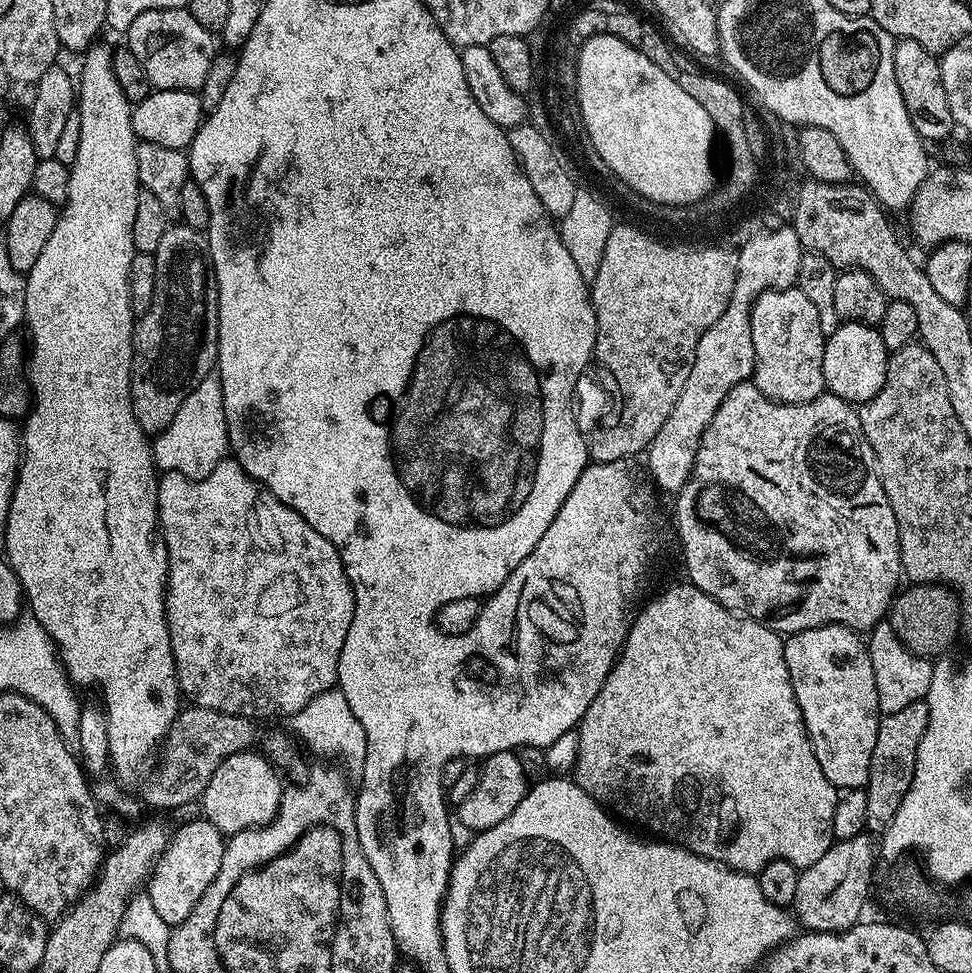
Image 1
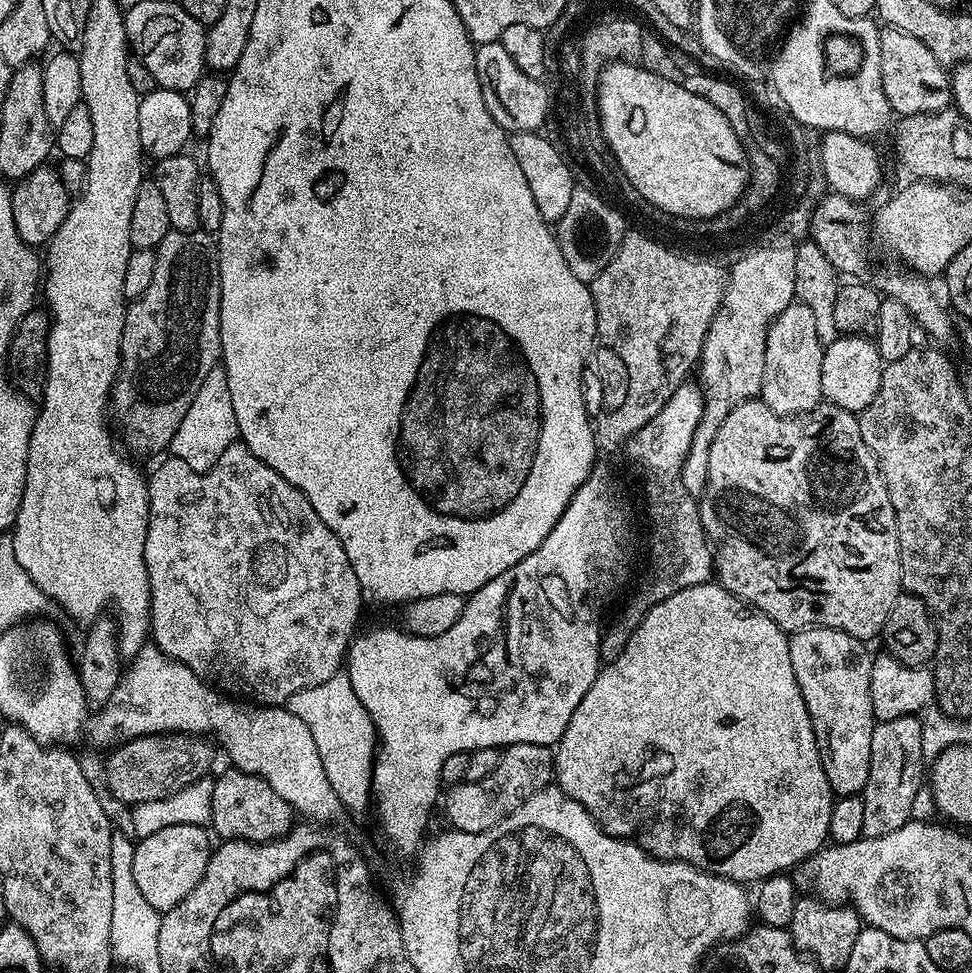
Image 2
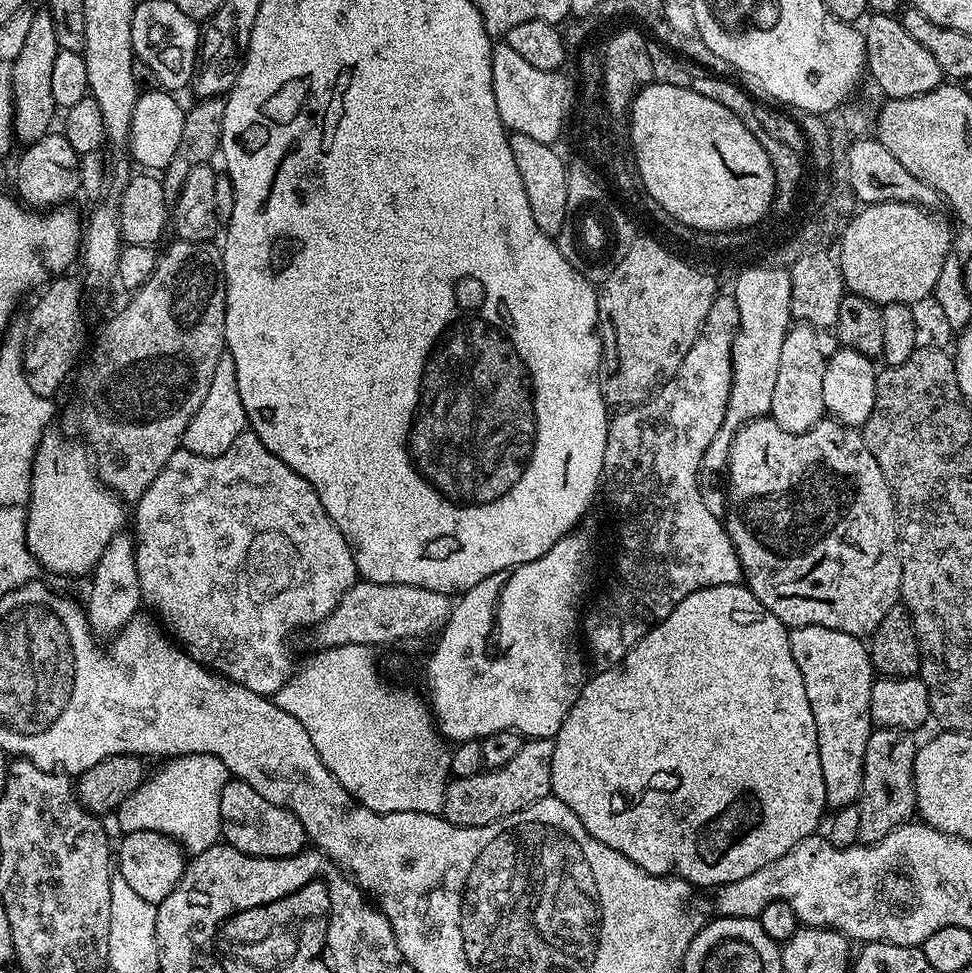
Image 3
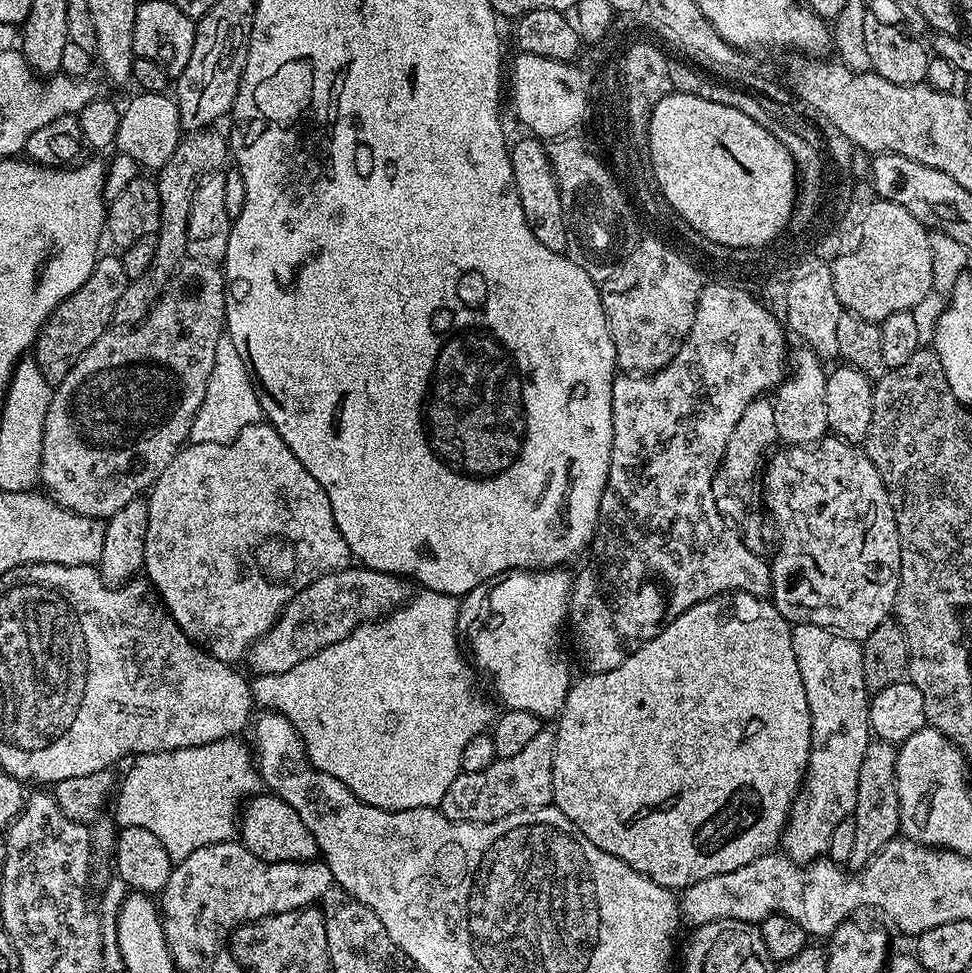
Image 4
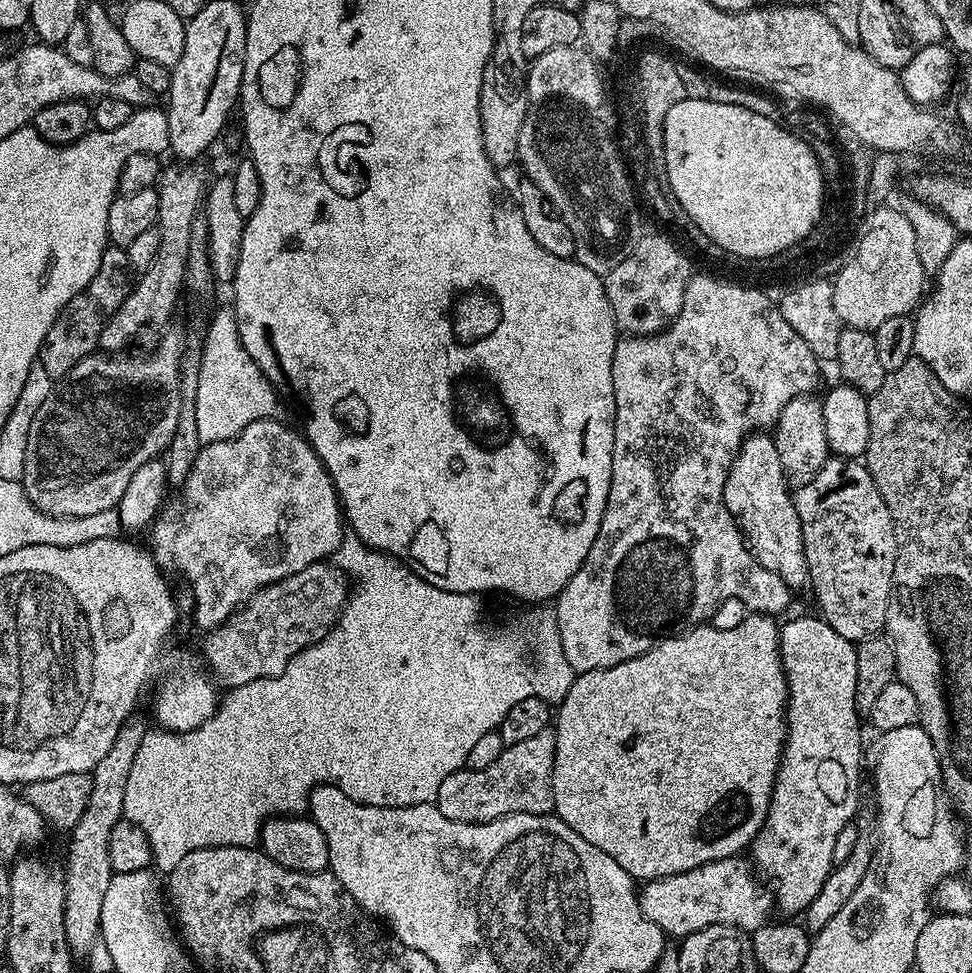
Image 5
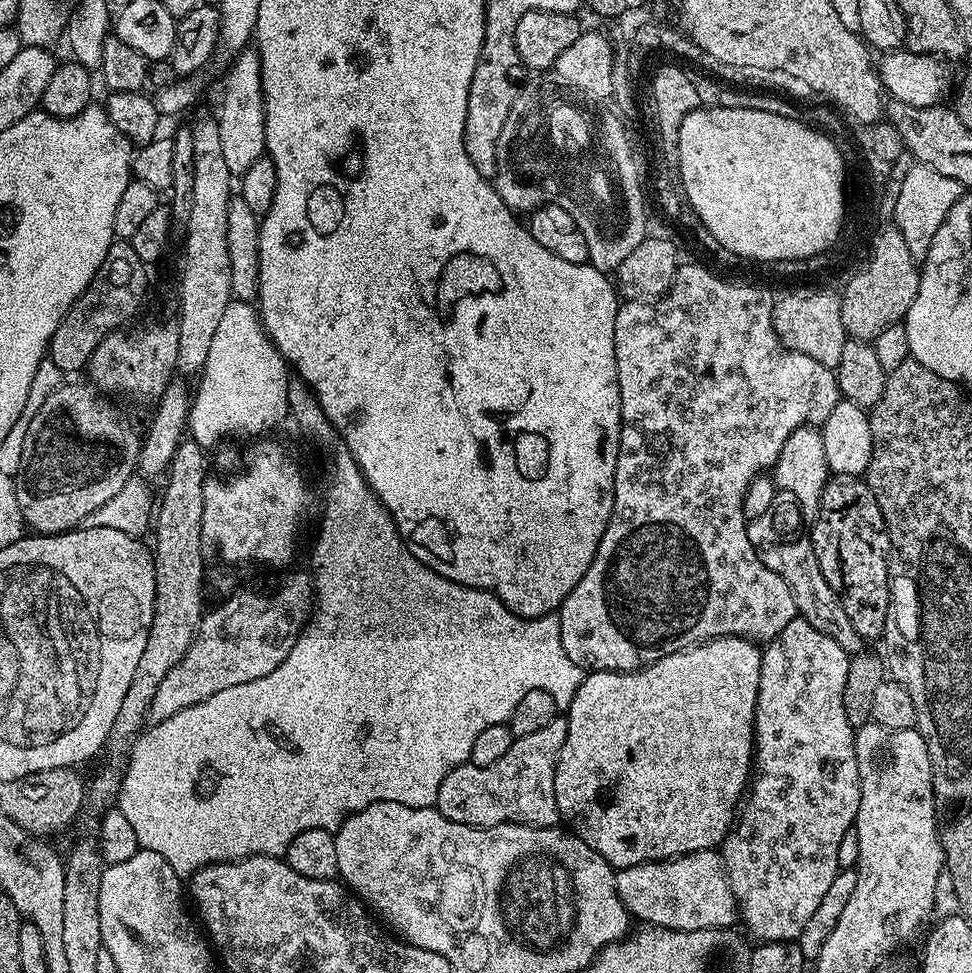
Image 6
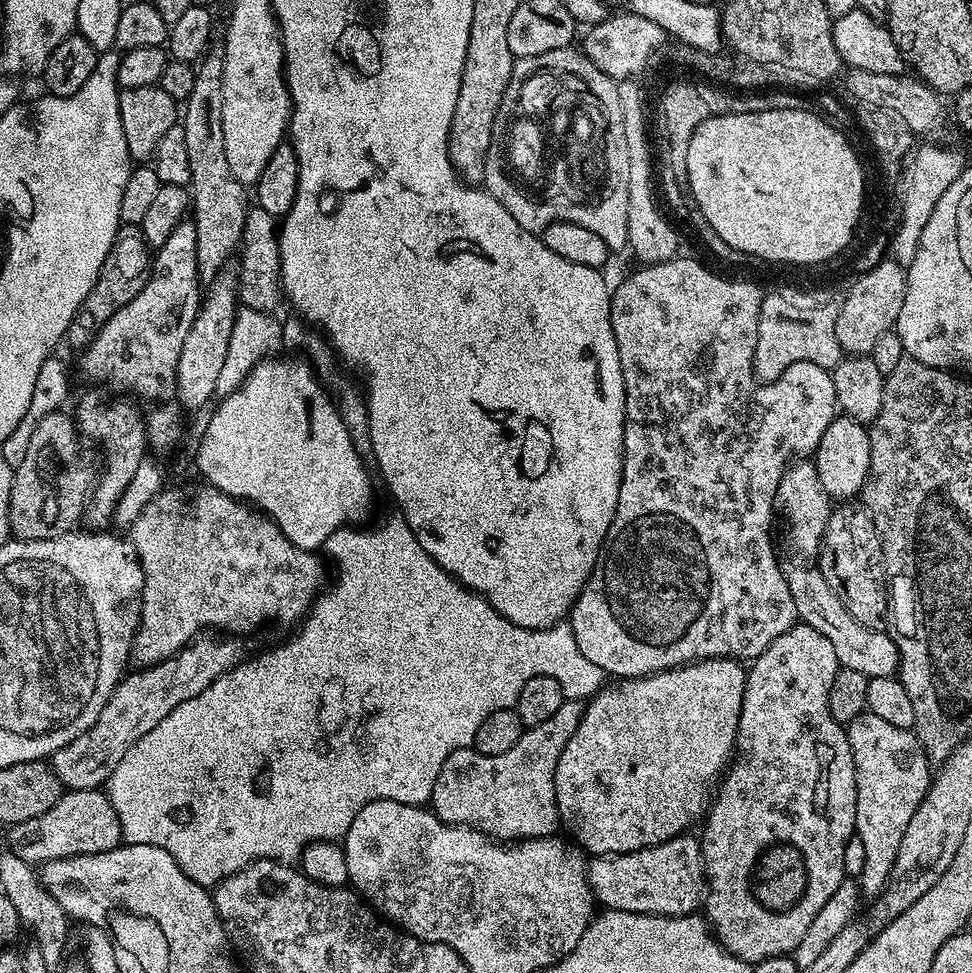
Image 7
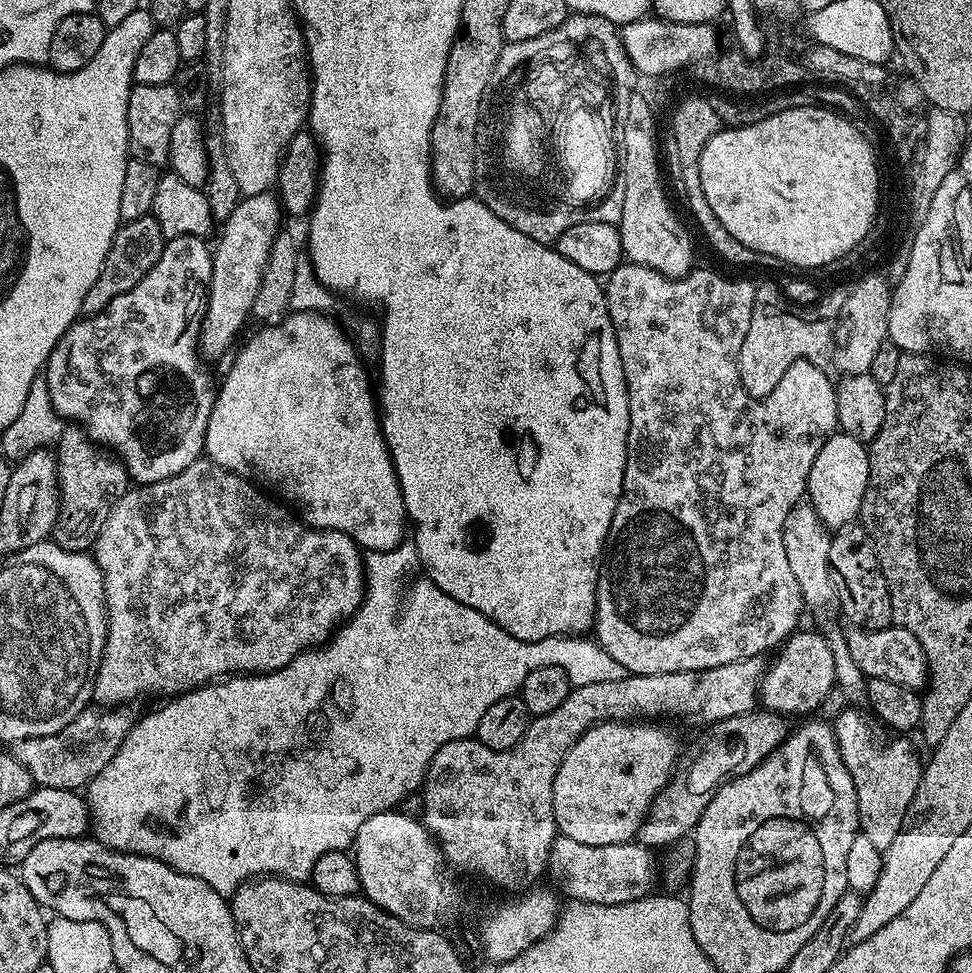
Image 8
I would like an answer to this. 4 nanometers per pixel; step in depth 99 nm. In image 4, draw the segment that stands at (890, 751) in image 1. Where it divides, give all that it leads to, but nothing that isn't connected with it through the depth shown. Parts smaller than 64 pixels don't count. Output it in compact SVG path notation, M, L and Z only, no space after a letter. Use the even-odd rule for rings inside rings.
M873 739L866 746L862 770L858 770L858 798L850 819L854 822L854 850L847 867L859 870L877 856L900 832L900 803L896 785L897 745Z

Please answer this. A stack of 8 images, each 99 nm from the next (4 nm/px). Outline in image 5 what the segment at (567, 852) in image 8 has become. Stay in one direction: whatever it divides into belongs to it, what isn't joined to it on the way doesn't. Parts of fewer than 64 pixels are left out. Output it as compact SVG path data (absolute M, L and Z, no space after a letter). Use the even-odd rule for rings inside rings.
M731 856L718 862L706 862L706 866L686 870L686 874L647 881L638 892L642 914L669 937L683 938L715 924L732 924L751 934L769 923L770 914L774 912L773 893L764 892L755 875L747 859Z

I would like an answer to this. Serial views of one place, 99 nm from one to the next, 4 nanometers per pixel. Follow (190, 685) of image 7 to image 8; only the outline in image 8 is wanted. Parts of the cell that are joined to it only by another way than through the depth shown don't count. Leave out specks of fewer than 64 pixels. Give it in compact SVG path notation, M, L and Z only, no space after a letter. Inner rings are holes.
M116 706L111 710L84 711L74 718L70 726L62 726L58 734L46 734L42 738L26 738L15 745L14 755L32 775L41 788L83 789L118 754L122 742L130 734L134 723L133 709Z

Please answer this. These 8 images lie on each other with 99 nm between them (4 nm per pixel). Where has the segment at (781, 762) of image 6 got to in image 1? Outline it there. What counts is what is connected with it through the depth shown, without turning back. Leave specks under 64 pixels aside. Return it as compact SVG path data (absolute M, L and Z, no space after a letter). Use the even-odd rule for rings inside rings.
M823 624L810 630L793 632L784 640L786 670L790 670L794 698L798 702L808 737L814 746L818 766L822 766L822 774L826 774L826 778L830 778L830 782L838 790L867 785L868 767L882 715L878 706L878 690L874 686L874 666L870 666L868 645L861 637L859 640L856 636L859 635L843 624Z

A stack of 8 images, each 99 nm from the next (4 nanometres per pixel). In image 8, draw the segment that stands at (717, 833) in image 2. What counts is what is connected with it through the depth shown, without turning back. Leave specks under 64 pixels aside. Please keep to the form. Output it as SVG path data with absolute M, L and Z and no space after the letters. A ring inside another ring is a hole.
M608 720L604 724L593 724L572 743L566 758L562 758L562 766L558 766L558 774L554 774L554 822L559 835L574 838L574 842L586 842L586 846L614 846L636 840L638 830L648 816L649 806L652 805L659 792L668 785L668 779L672 777L678 759L678 747L676 748L675 738L666 729L659 728L656 724L659 723Z

